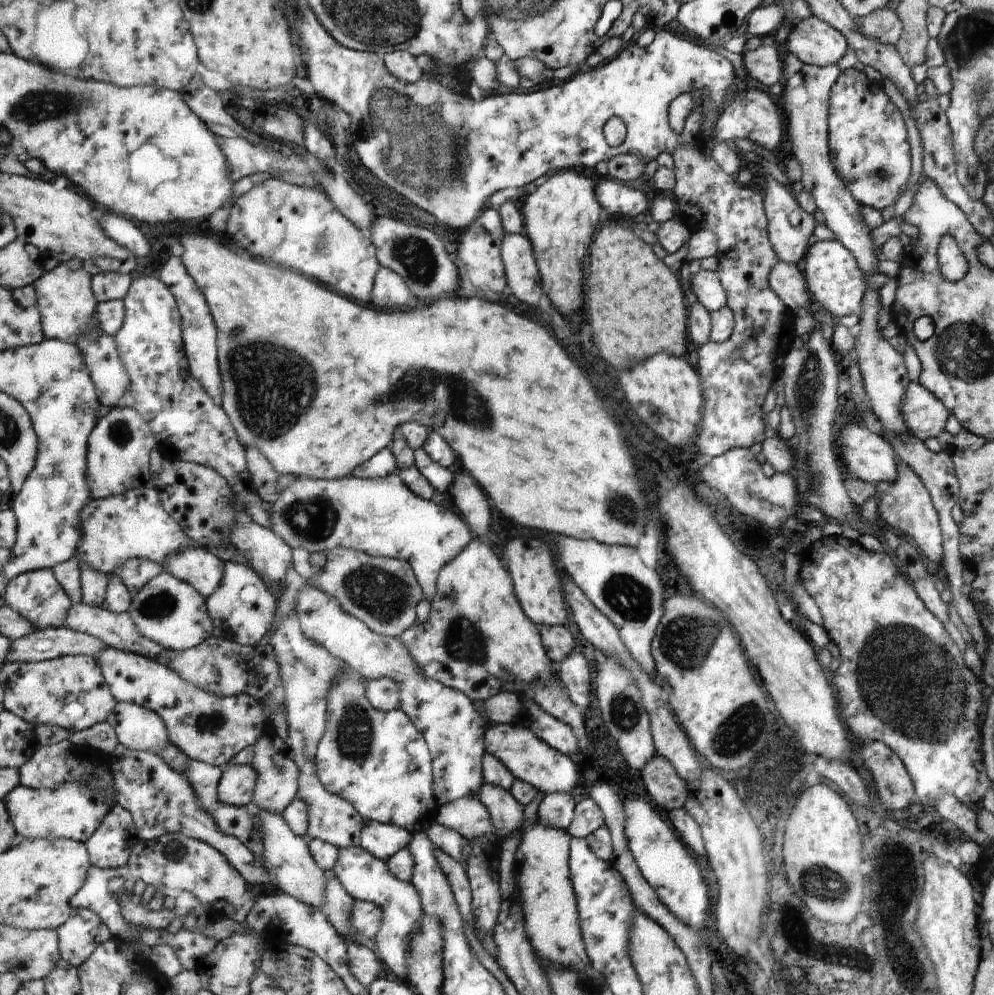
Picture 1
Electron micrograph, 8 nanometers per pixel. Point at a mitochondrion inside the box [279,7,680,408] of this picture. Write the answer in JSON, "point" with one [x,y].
{"point":[418,152]}

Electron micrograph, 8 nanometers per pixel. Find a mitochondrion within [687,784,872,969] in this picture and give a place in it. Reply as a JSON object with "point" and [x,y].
{"point":[824,884]}

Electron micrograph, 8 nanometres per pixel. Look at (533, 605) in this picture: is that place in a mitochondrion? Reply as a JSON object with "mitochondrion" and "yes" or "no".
{"mitochondrion":"no"}

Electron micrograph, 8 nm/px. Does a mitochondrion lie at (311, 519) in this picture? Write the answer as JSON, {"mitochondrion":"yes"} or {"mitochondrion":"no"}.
{"mitochondrion":"yes"}

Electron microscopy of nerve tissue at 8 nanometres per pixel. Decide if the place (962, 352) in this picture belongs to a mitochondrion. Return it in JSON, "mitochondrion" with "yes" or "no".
{"mitochondrion":"yes"}

